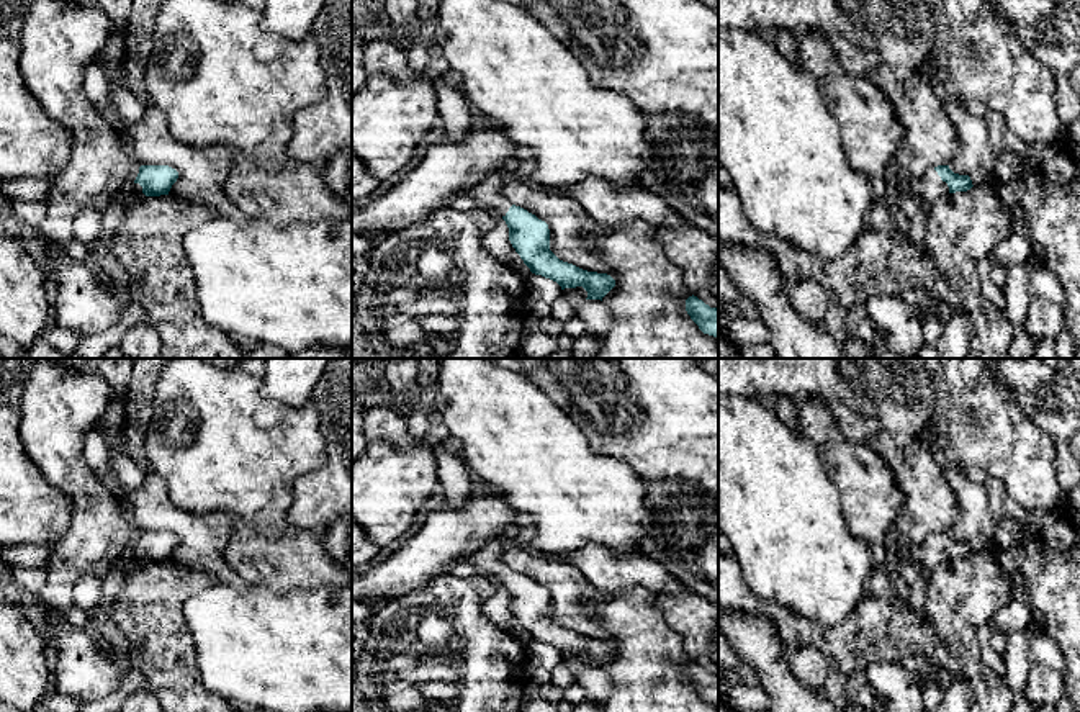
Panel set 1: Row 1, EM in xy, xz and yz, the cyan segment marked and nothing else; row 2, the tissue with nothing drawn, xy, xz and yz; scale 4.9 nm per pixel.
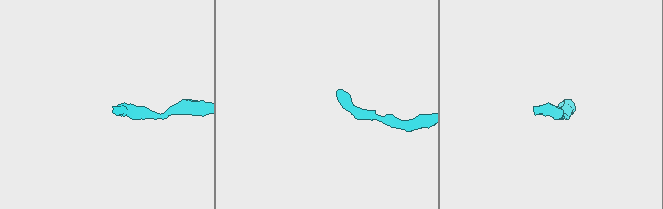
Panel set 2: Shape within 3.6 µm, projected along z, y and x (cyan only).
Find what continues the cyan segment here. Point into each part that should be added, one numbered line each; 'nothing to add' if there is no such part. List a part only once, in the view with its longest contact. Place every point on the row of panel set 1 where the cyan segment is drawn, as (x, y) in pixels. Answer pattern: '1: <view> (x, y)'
1: yz (926, 190)

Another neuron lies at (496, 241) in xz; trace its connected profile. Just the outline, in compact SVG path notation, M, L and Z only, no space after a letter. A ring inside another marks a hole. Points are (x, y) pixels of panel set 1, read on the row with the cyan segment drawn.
M496 218L494 226L483 236L481 244L493 257L519 275L529 277L532 273L512 247L509 241L509 228L502 218Z

